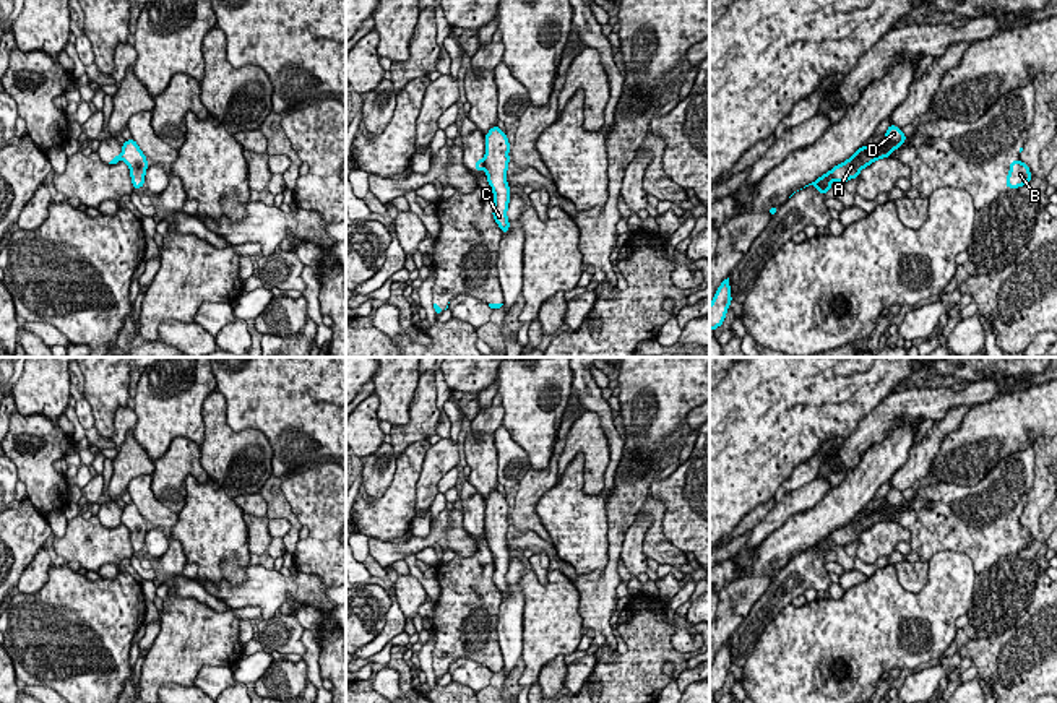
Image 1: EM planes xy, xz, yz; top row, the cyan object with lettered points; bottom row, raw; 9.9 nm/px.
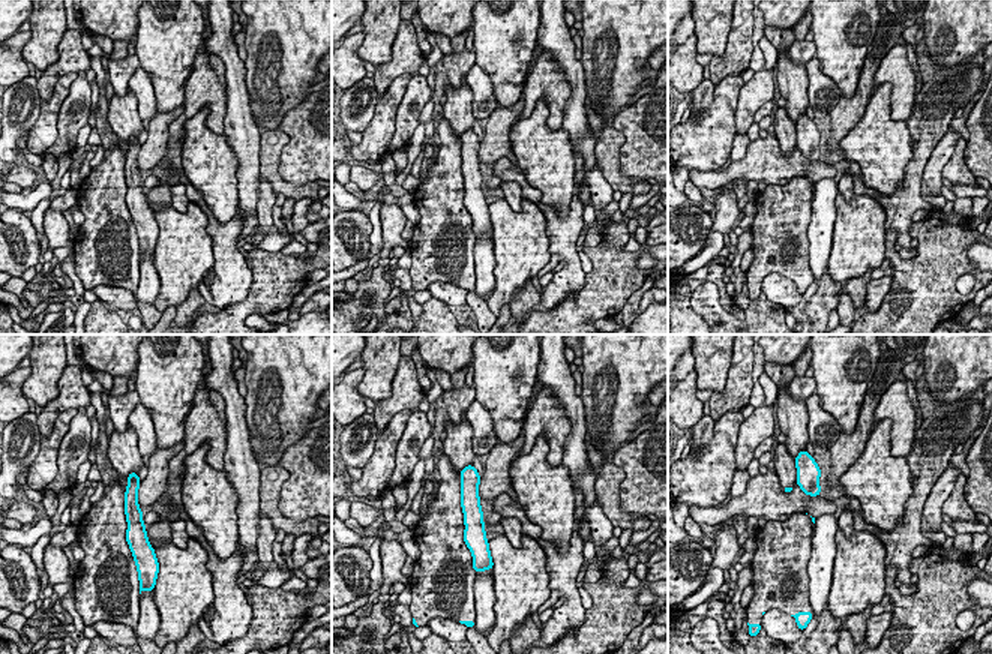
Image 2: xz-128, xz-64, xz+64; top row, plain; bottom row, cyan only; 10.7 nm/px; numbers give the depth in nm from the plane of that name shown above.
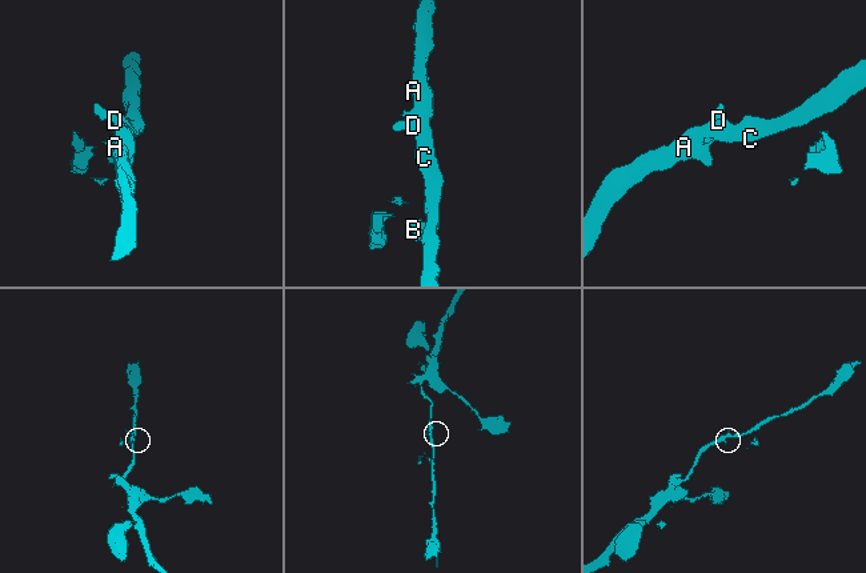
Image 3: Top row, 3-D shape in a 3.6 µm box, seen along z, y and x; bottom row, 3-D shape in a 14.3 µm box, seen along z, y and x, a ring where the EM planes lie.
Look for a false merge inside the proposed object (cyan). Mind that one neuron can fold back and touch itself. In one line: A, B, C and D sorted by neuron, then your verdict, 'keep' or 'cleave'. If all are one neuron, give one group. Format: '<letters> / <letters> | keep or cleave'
A C D / B | cleave

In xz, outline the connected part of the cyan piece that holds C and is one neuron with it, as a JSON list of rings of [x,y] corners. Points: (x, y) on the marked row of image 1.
[[[495,125],[485,135],[485,157],[484,169],[487,174],[487,182],[494,192],[494,219],[500,226],[502,234],[510,229],[507,218],[508,201],[510,201],[510,187],[507,183],[507,169],[508,169],[508,151],[510,143],[507,135]]]

